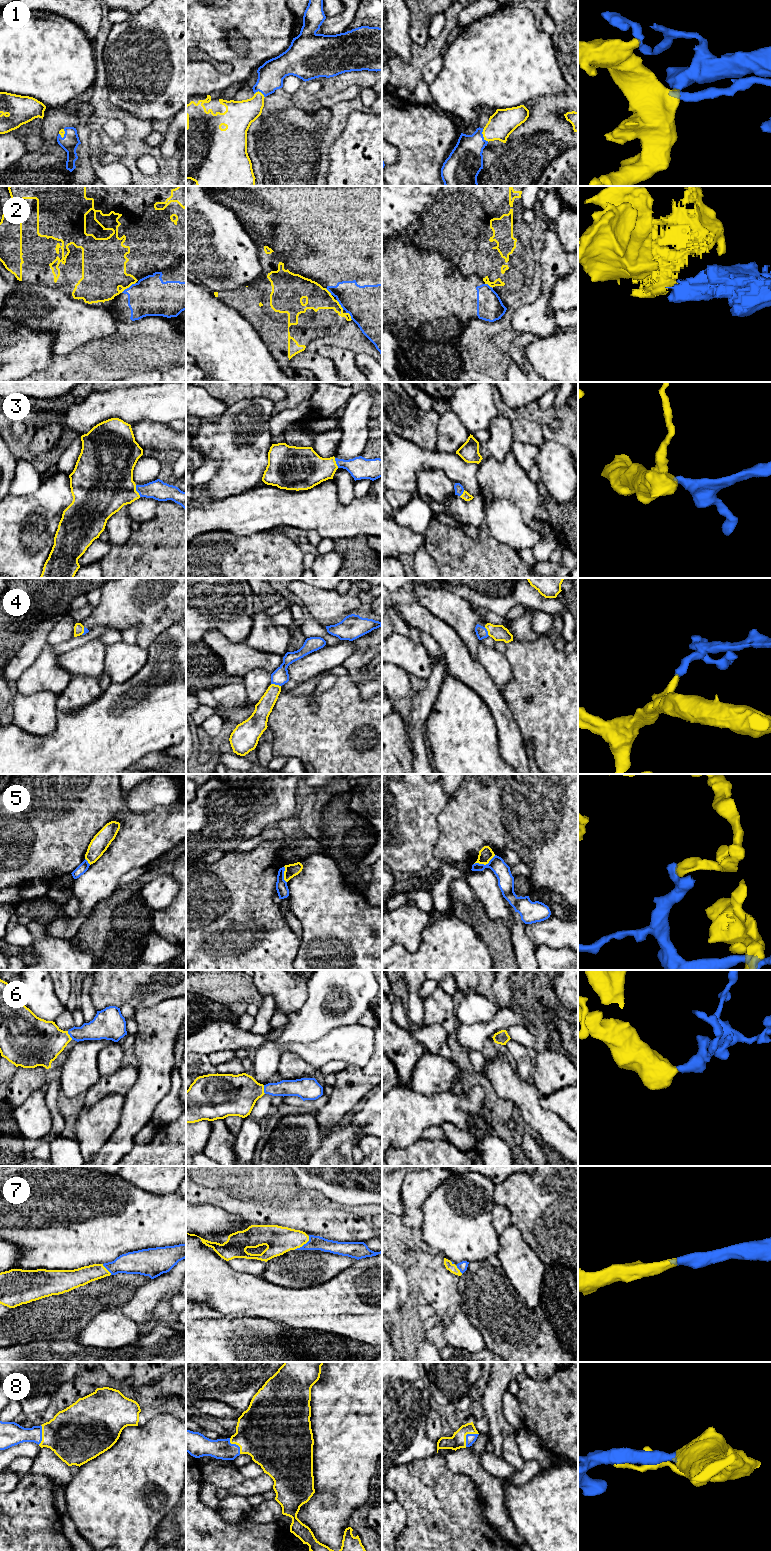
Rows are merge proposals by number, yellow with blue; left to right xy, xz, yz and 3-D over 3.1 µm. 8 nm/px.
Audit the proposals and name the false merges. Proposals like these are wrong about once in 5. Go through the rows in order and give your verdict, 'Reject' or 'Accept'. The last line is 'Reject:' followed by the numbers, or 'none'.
1: Accept
2: Reject
3: Accept
4: Accept
5: Reject
6: Accept
7: Accept
8: Accept
Reject: 2, 5

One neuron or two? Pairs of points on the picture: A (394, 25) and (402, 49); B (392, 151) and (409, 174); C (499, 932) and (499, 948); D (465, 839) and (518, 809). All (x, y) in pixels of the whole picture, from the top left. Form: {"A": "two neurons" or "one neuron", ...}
{"A": "one neuron", "B": "two neurons", "C": "one neuron", "D": "one neuron"}

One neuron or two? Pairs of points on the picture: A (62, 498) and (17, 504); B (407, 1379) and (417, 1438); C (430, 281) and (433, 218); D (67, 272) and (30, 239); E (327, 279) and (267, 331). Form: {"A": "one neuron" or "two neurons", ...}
{"A": "one neuron", "B": "one neuron", "C": "two neurons", "D": "one neuron", "E": "two neurons"}

